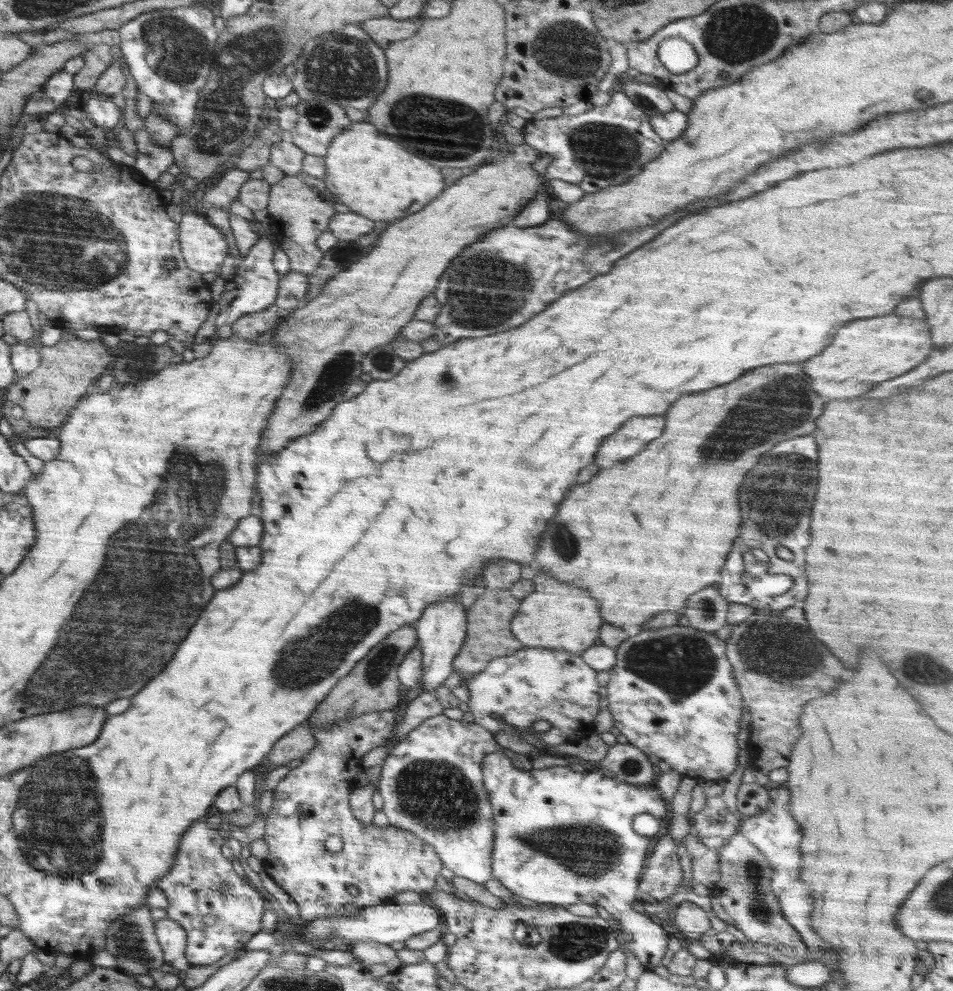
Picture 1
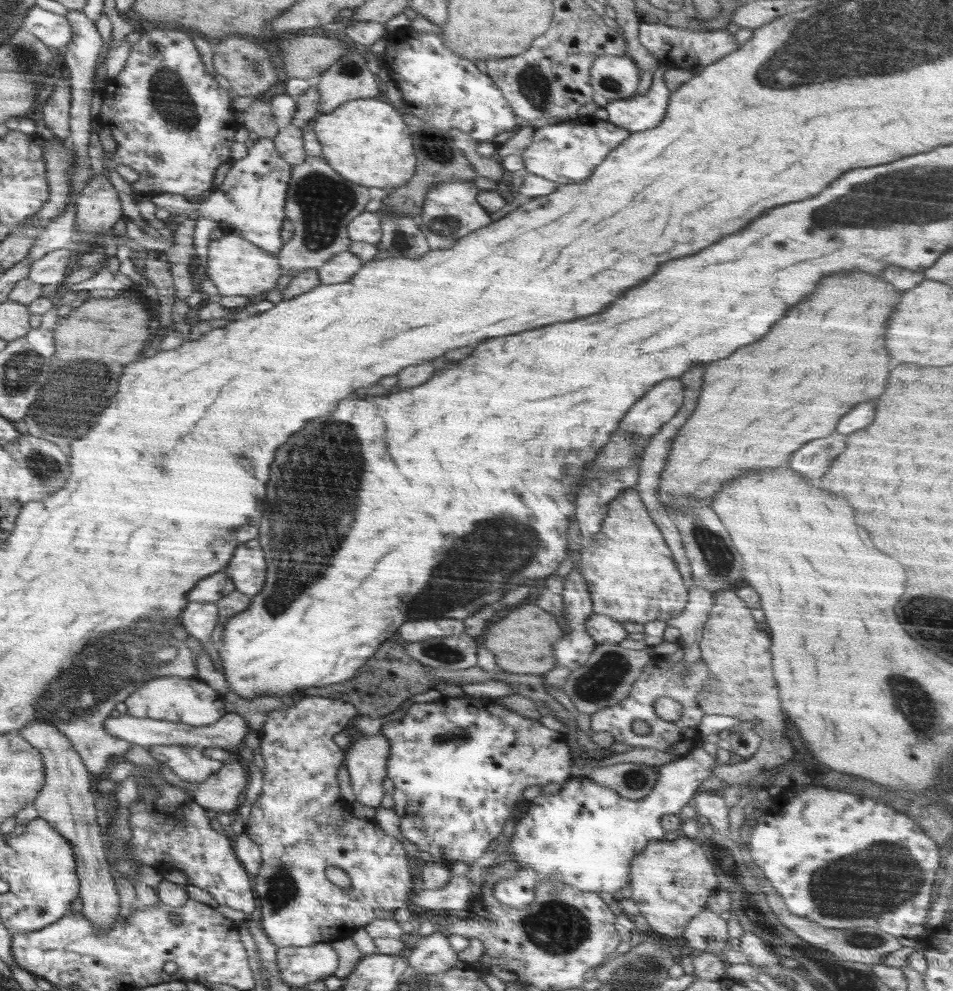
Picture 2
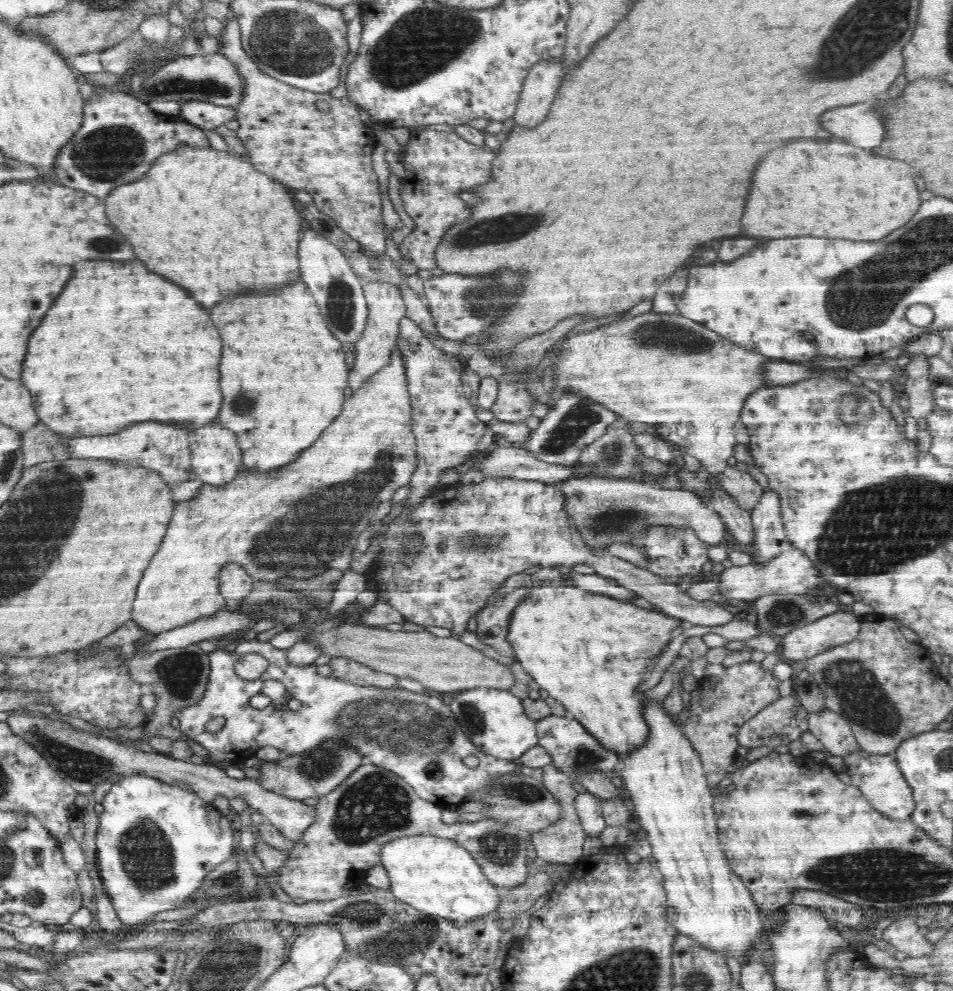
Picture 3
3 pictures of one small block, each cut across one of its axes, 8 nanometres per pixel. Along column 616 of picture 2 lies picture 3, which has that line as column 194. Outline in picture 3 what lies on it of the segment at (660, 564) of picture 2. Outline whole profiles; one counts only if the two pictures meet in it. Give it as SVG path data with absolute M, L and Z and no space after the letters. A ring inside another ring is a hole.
M398 346L392 350L391 354L391 362L376 372L374 376L370 376L370 378L368 378L369 380L365 381L366 384L364 384L364 388L360 388L350 400L344 402L344 408L342 408L340 416L330 424L328 430L324 430L324 432L320 434L320 440L316 440L316 444L312 444L312 448L306 448L306 450L296 458L296 462L292 462L292 464L288 464L288 466L284 466L284 468L270 473L254 473L252 471L241 470L236 475L236 478L233 478L228 484L224 486L214 486L204 483L203 487L193 499L176 504L172 522L170 522L170 526L168 526L168 534L166 534L166 538L164 538L160 550L158 550L156 556L152 558L148 570L144 572L142 582L140 582L140 586L138 586L138 592L136 592L136 602L134 602L132 620L138 624L140 629L158 635L161 632L202 618L202 616L212 616L214 612L221 610L221 608L225 606L226 600L219 594L218 578L220 576L220 570L222 570L228 562L240 564L256 581L268 581L271 583L278 582L280 578L306 580L306 578L316 578L316 576L320 576L320 572L326 572L326 570L340 570L340 572L345 572L352 568L352 562L357 559L357 557L352 554L354 548L356 548L355 540L360 536L361 532L366 530L366 526L368 526L370 518L374 516L378 504L384 502L384 500L391 500L398 488L409 484L412 474L414 474L414 471L416 471L418 467L417 444L415 435L411 429L412 407L404 369L404 357L402 357L402 351L398 349ZM318 498L320 498L320 502L322 502L322 498L324 498L324 504L328 504L328 506L322 506L322 514L320 514L320 506L316 506Z

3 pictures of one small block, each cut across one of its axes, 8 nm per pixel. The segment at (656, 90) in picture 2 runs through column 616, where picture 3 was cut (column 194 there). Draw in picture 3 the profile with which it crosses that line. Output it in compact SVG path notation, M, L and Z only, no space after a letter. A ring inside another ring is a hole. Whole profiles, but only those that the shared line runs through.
M191 100L182 102L178 117L193 124L204 132L210 147L217 151L229 151L227 142L216 129L229 120L235 119L234 107L220 106L211 102Z

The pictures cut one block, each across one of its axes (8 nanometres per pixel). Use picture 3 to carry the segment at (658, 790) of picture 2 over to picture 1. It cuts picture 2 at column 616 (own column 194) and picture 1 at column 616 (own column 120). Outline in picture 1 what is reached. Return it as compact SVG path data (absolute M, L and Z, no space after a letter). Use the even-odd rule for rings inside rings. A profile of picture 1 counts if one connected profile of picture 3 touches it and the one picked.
M498 751L484 757L482 761L482 774L483 774L483 785L485 791L489 796L489 802L494 814L494 848L491 854L491 868L492 877L498 880L498 883L504 885L508 890L511 890L513 894L528 898L537 903L542 904L560 904L560 906L570 906L570 904L578 904L578 902L586 902L586 904L597 904L606 909L610 916L615 918L620 924L620 932L622 941L626 941L626 948L630 951L638 960L642 963L645 970L656 970L656 966L661 963L663 956L666 955L666 947L668 947L668 936L669 934L662 929L662 927L654 923L649 916L640 913L634 909L633 905L636 902L635 896L638 892L638 882L643 876L643 869L647 857L649 856L650 850L654 839L648 836L640 836L634 832L632 828L632 820L638 814L650 814L656 819L661 820L664 831L668 828L669 819L671 817L671 809L666 804L665 800L662 800L661 794L655 789L644 789L636 787L617 779L606 777L599 771L584 771L575 772L571 771L570 767L565 766L554 766L545 769L532 769L525 771L514 766L511 758L508 758L502 751Z

